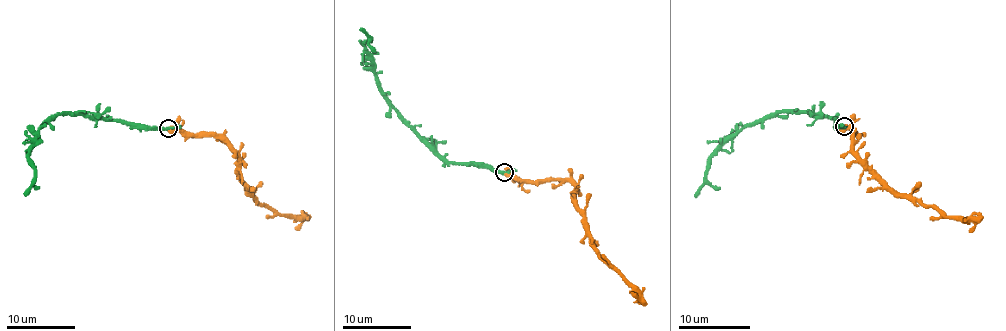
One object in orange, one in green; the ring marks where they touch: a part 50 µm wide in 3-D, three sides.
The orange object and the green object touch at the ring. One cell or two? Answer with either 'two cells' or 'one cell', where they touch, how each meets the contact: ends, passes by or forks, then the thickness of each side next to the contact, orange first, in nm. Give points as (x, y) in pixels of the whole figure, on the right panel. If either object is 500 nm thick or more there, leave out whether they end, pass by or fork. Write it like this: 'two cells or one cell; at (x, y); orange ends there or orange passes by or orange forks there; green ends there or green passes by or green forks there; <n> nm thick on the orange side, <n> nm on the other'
one cell; at (844, 126); orange passes by; green passes by; 360 nm thick on the orange side, 240 nm on the other

